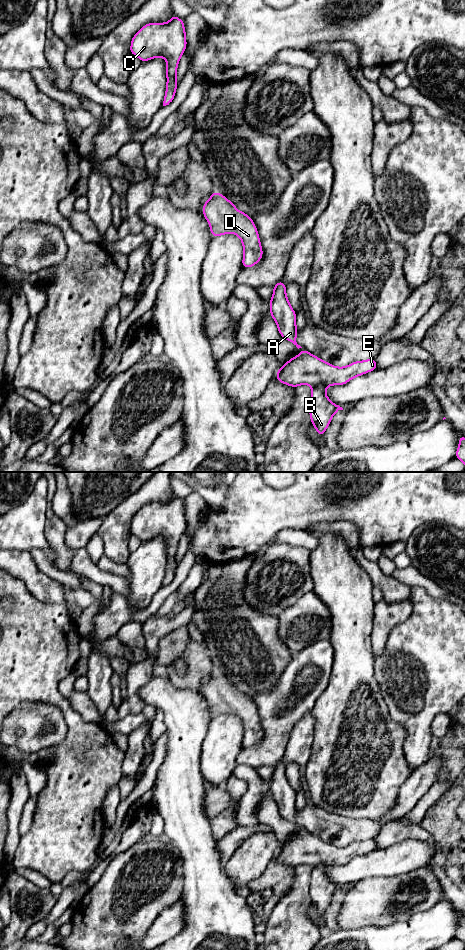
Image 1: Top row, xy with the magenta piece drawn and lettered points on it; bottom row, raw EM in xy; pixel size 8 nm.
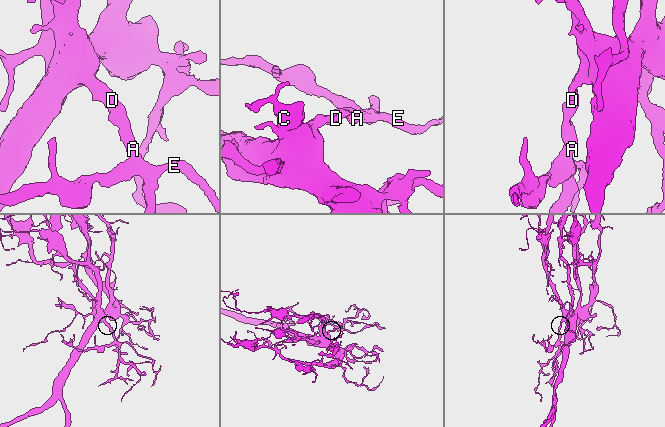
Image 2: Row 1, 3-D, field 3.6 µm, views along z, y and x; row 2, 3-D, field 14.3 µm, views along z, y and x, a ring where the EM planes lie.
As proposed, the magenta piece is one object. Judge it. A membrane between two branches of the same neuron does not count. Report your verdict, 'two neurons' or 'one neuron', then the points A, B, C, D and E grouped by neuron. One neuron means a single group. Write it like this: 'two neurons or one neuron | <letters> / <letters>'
one neuron | A B C D E

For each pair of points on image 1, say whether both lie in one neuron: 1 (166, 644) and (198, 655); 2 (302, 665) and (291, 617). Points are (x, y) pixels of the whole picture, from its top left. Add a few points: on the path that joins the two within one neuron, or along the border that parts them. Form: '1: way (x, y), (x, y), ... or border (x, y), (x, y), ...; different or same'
1: border (191, 638), (187, 647), (166, 666); different
2: border (320, 639), (293, 653); different

